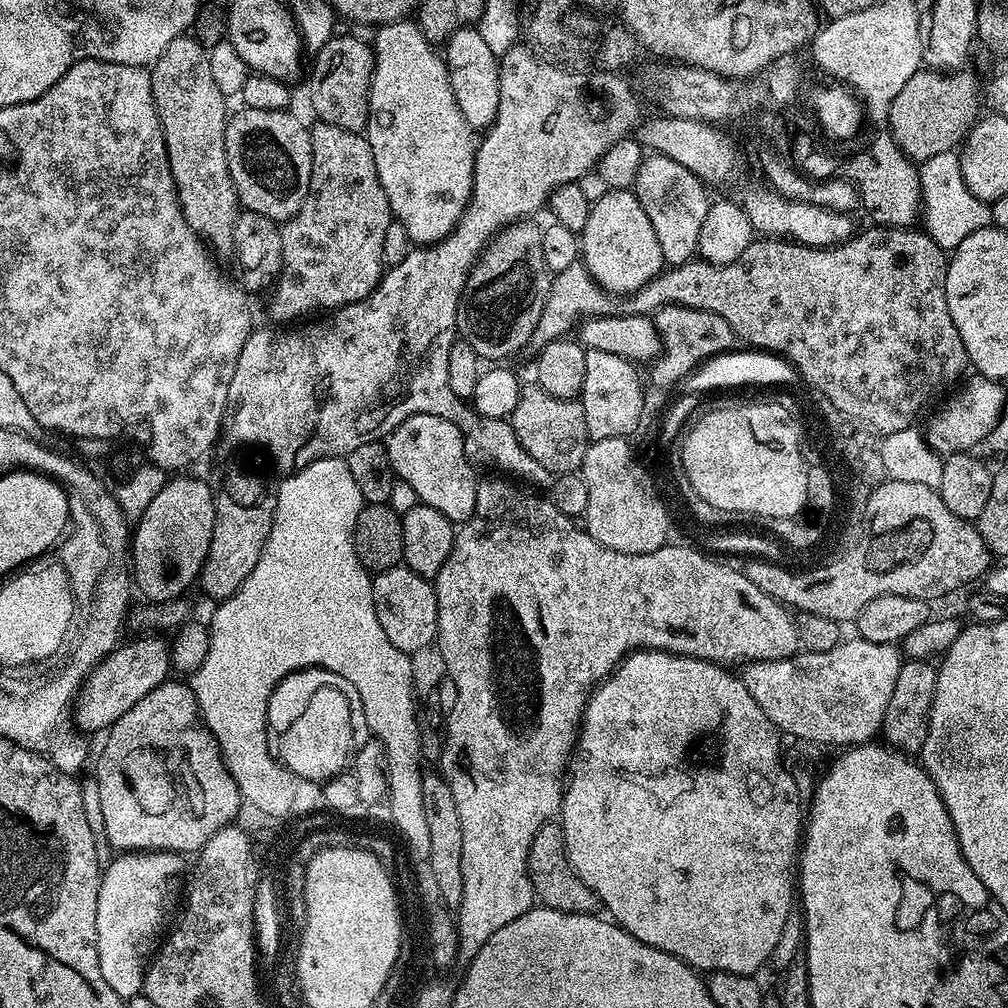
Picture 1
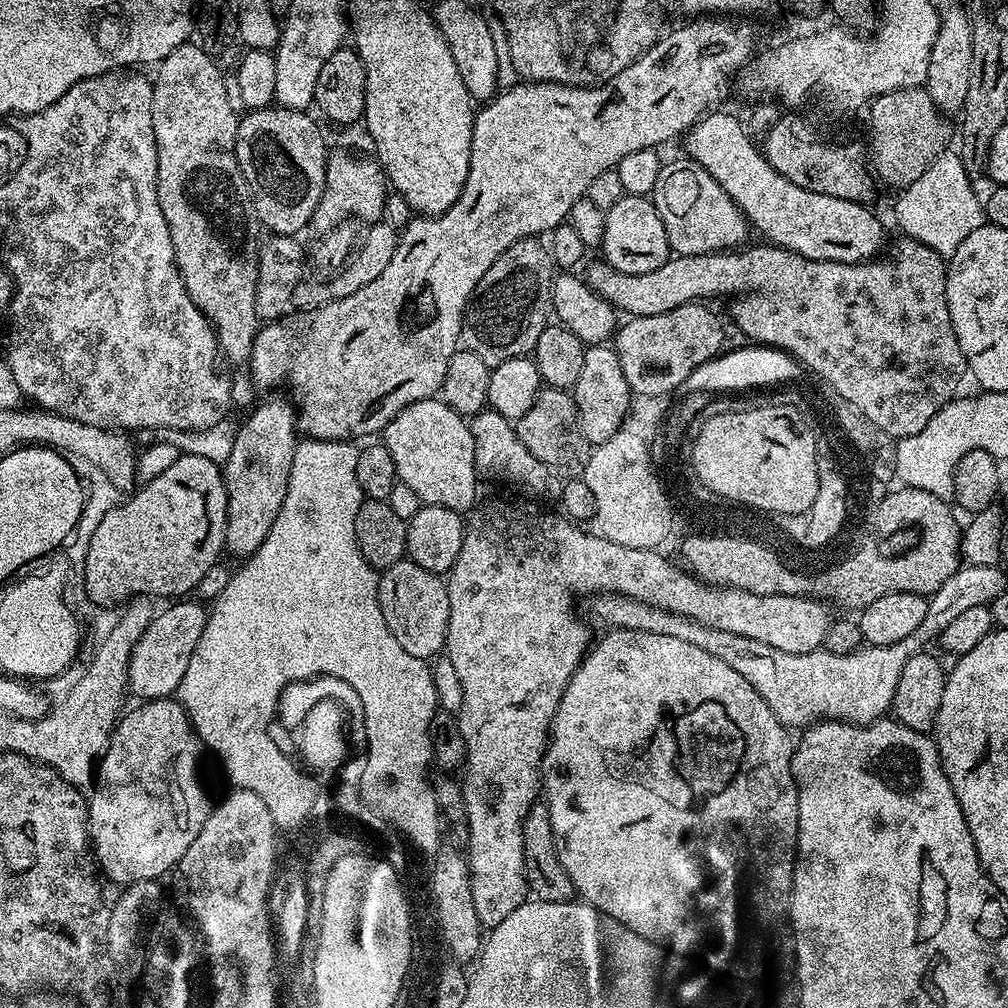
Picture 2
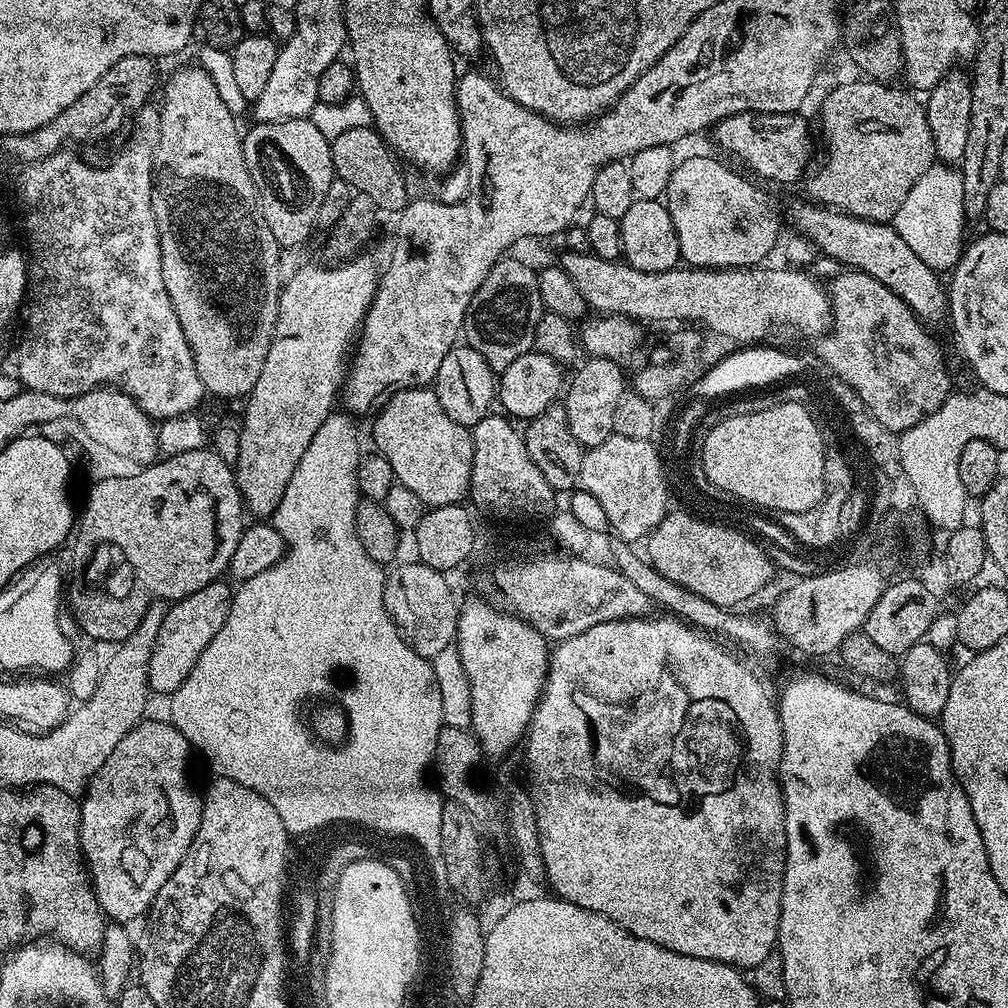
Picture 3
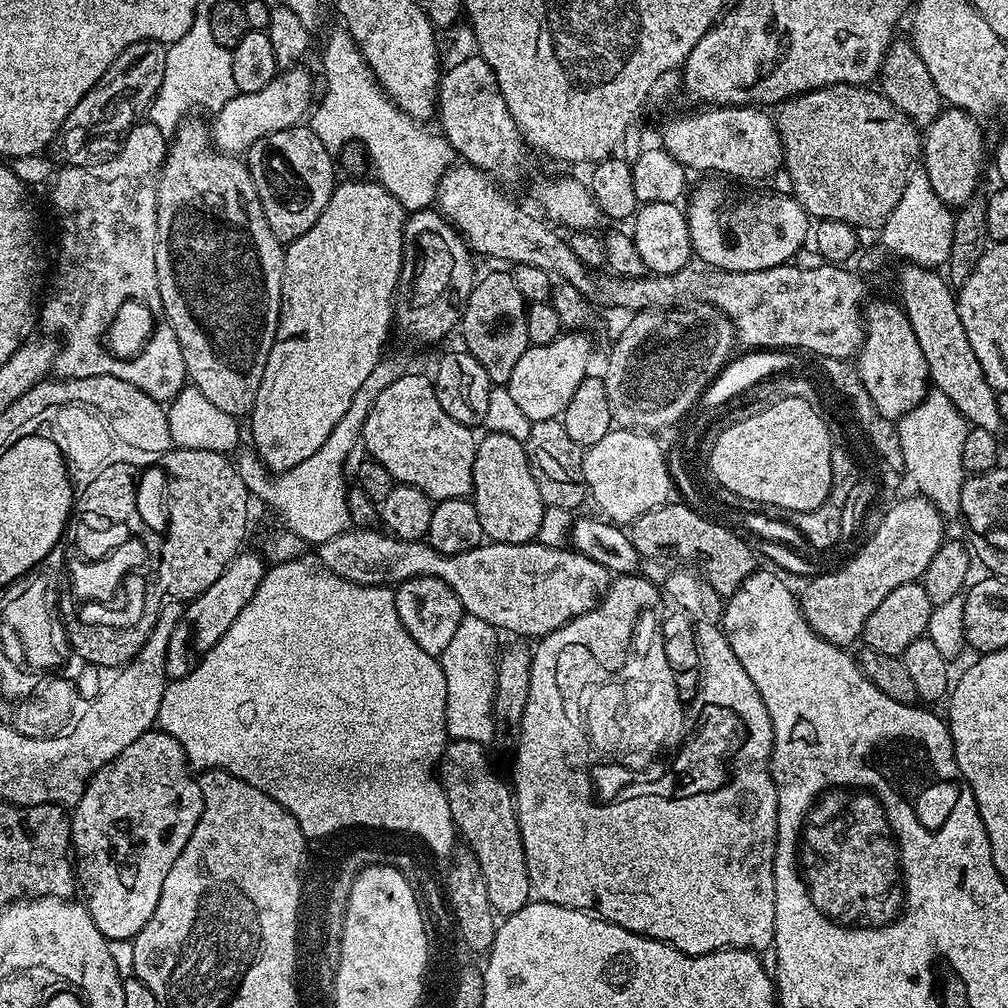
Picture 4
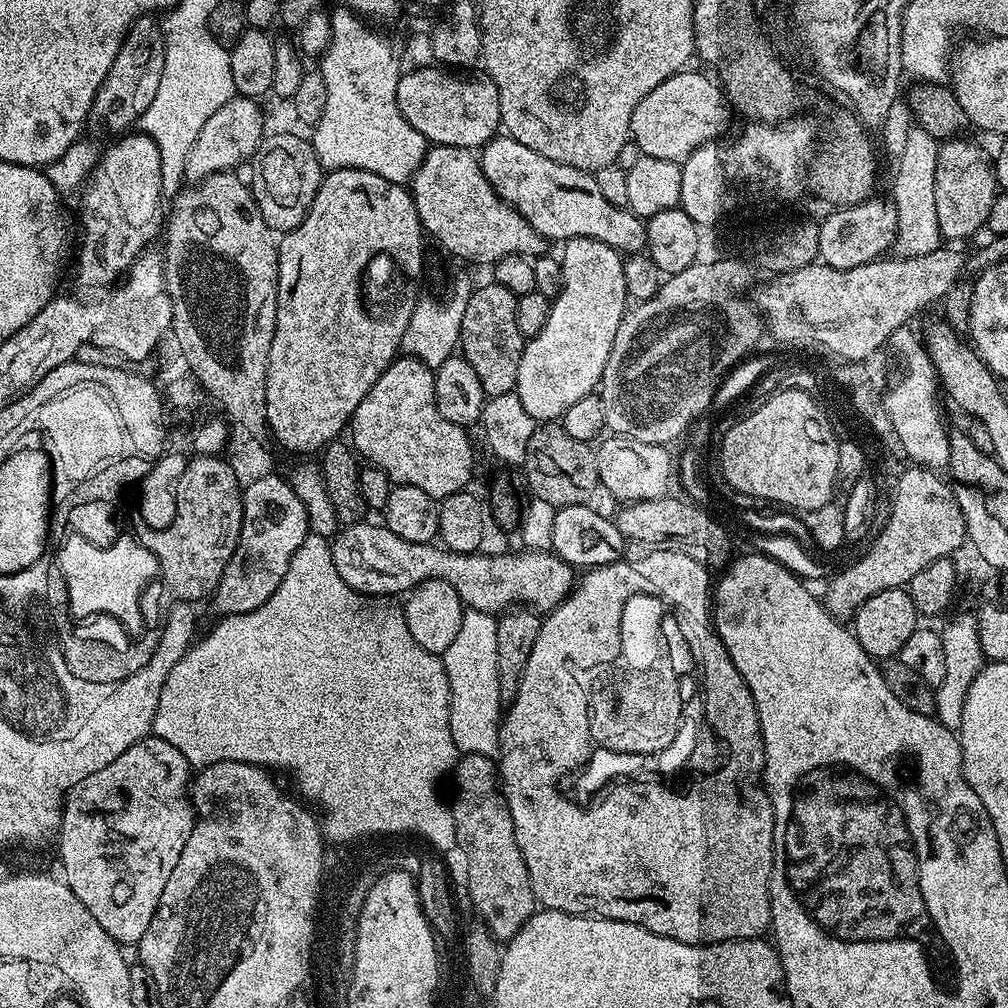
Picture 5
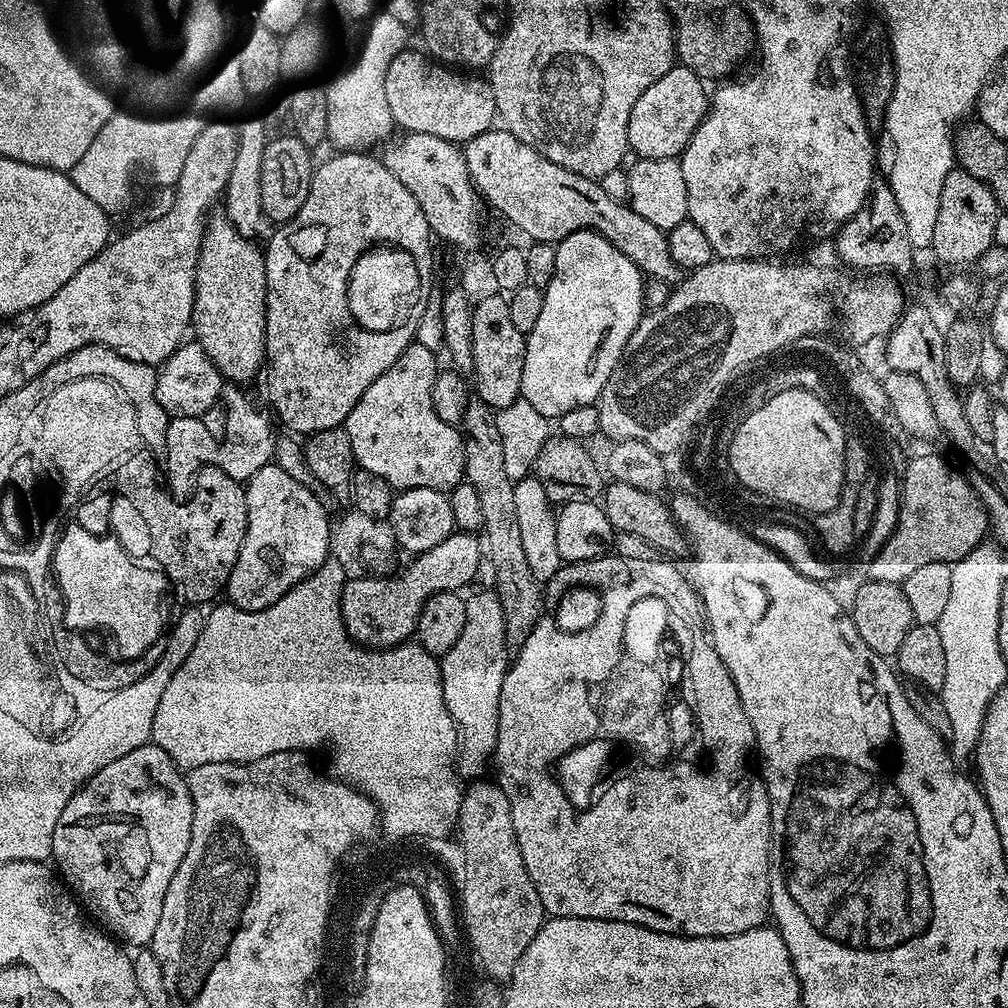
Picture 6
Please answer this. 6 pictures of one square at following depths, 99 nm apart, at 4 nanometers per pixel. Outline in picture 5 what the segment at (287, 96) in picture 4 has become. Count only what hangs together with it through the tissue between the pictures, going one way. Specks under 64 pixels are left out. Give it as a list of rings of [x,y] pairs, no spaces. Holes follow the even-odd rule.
[[[239,94],[232,97],[226,106],[214,110],[210,118],[206,118],[206,126],[198,130],[198,138],[194,138],[194,146],[190,146],[190,154],[186,158],[184,180],[203,182],[217,176],[219,172],[230,172],[239,169],[239,164],[251,161],[256,149],[265,139],[264,112],[257,101],[250,96]]]

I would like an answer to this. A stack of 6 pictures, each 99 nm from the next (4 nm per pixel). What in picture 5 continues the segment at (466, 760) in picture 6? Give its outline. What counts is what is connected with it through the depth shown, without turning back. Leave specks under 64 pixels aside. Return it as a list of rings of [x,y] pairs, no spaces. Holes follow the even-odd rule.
[[[468,608],[454,642],[442,653],[450,690],[450,734],[457,753],[495,757],[500,752],[502,703],[498,692],[497,617]]]

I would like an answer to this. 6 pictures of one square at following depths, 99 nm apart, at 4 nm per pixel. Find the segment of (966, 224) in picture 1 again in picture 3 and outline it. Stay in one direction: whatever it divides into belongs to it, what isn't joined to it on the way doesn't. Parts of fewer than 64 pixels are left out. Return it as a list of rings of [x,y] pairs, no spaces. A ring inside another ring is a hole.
[[[933,166],[914,182],[914,186],[910,186],[910,194],[906,194],[906,202],[902,202],[894,221],[895,230],[902,234],[906,246],[910,246],[910,250],[914,250],[914,254],[918,254],[918,258],[937,274],[955,268],[966,247],[963,193],[962,178],[955,167]]]

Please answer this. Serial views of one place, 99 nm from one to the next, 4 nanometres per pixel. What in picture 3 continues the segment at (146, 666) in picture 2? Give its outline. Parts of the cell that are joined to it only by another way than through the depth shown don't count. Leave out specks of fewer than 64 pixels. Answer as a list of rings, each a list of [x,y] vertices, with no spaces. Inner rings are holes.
[[[223,579],[210,582],[202,586],[202,590],[175,601],[165,611],[149,662],[148,686],[153,693],[171,694],[178,690],[178,686],[182,686],[182,682],[186,682],[186,678],[190,678],[190,670],[194,670],[202,650],[210,646],[210,638],[222,630],[222,622],[226,622],[230,614],[233,589],[227,586]]]

